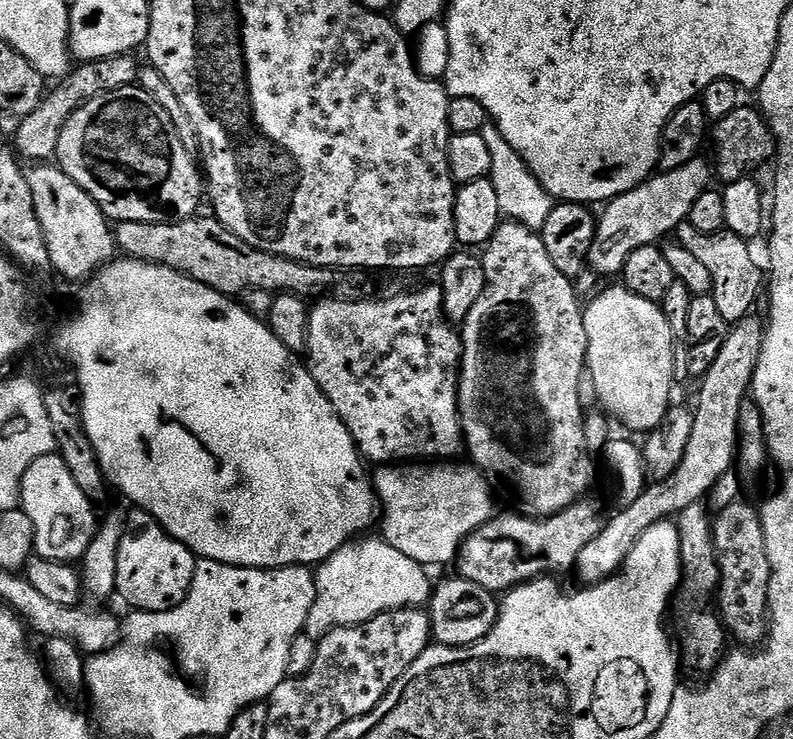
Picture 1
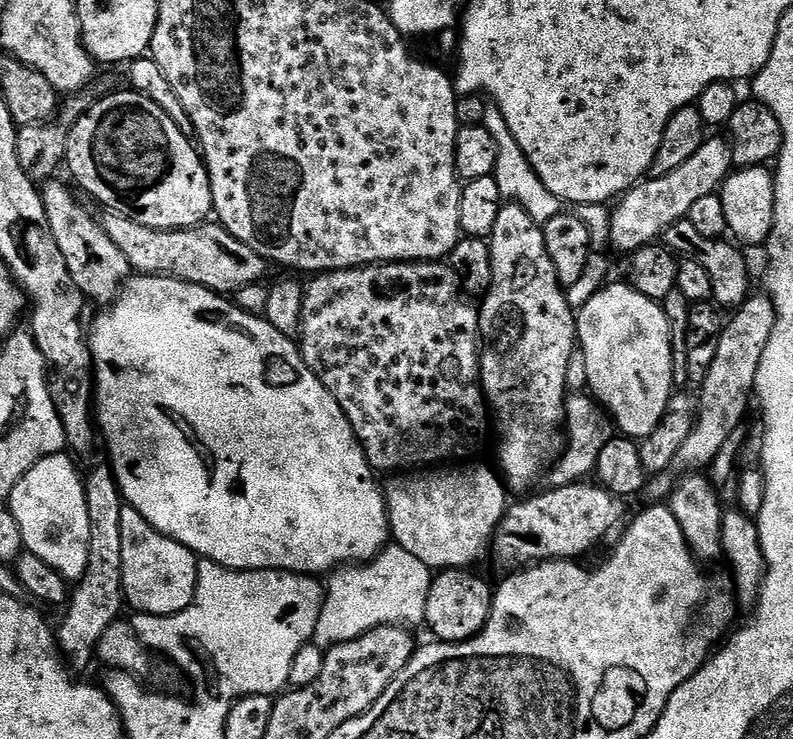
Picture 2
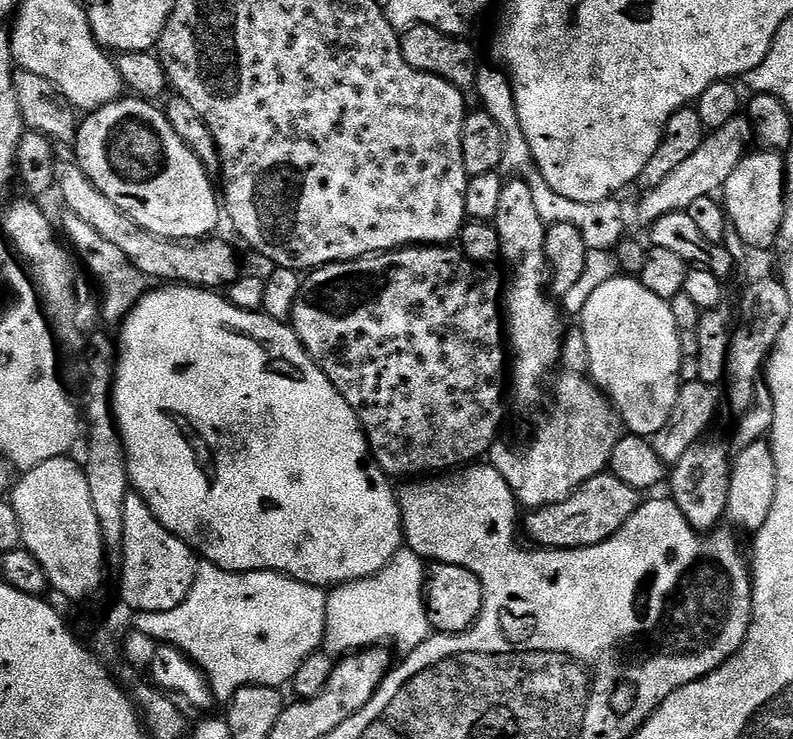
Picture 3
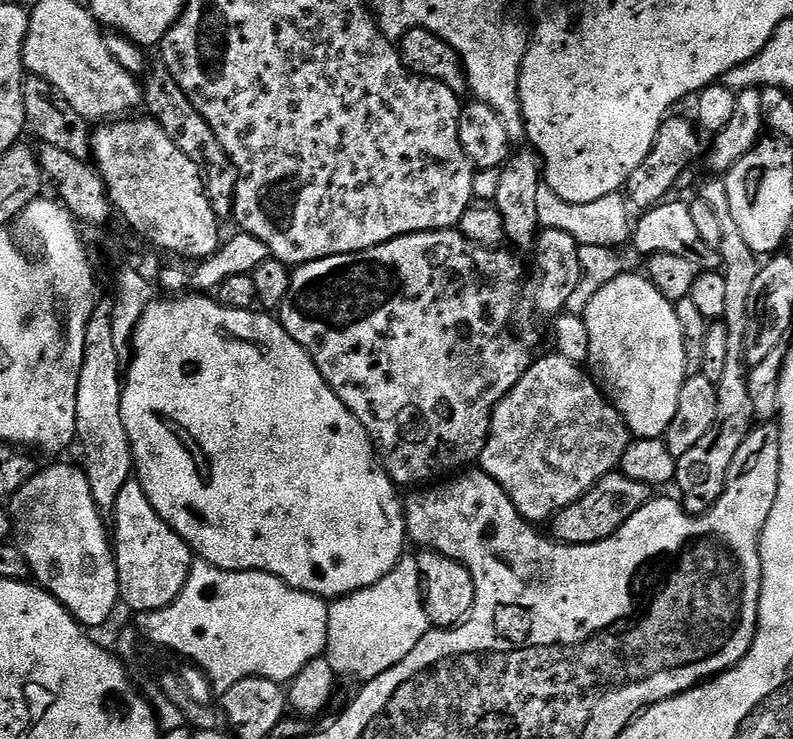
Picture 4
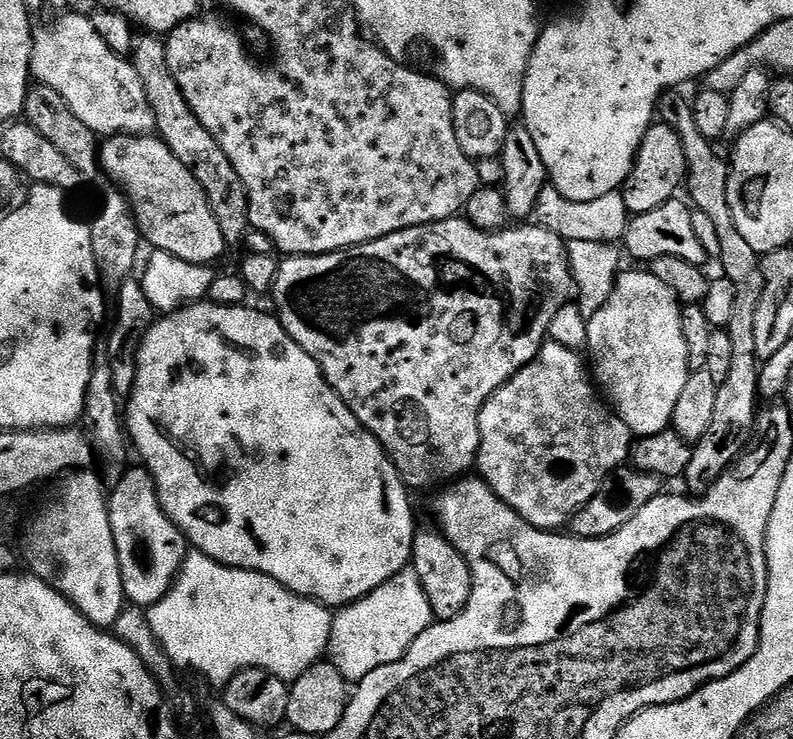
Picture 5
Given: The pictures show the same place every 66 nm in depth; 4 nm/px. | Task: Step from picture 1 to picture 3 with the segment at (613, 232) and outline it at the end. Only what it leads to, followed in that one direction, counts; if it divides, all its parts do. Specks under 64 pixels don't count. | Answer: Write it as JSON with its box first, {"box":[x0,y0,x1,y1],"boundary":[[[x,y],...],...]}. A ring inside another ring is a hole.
{"box":[640,114,753,226],"boundary":[[[744,114],[730,118],[726,126],[709,131],[702,146],[698,146],[698,150],[694,150],[694,154],[690,154],[690,158],[686,158],[682,166],[677,166],[670,178],[666,178],[666,182],[643,193],[644,197],[640,200],[640,220],[644,226],[652,225],[655,220],[671,212],[685,211],[690,202],[695,202],[697,198],[716,196],[723,189],[730,174],[734,174],[745,156],[749,155],[748,143],[753,143],[753,140],[752,123]]]}

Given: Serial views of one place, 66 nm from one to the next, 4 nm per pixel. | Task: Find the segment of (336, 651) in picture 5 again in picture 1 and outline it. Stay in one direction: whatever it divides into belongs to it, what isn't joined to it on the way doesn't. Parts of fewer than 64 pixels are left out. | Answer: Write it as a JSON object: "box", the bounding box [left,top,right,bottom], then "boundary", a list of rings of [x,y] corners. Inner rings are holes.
{"box":[304,535,434,641],"boundary":[[[379,535],[371,536],[349,540],[315,569],[316,597],[314,606],[310,608],[310,618],[304,627],[304,632],[312,640],[320,641],[335,628],[358,626],[362,622],[370,622],[370,618],[378,618],[378,614],[396,612],[400,608],[419,608],[431,601],[434,584],[433,581],[428,581],[428,576],[424,573],[427,572],[425,565],[414,562],[414,558],[406,558],[402,550],[394,550],[394,546],[390,546],[390,542]]]}

